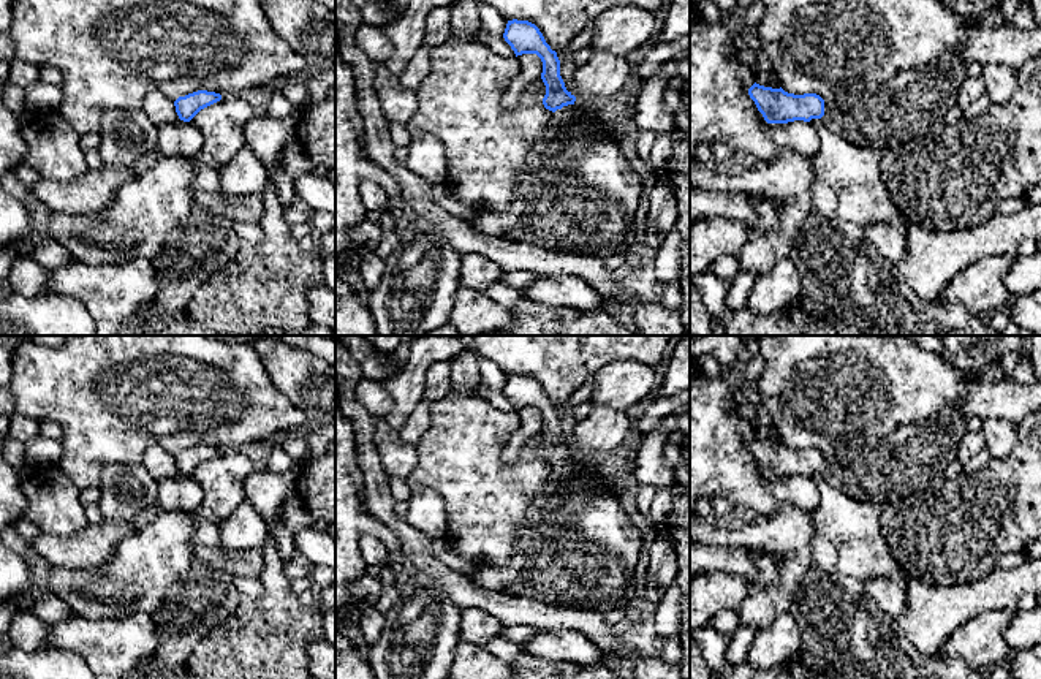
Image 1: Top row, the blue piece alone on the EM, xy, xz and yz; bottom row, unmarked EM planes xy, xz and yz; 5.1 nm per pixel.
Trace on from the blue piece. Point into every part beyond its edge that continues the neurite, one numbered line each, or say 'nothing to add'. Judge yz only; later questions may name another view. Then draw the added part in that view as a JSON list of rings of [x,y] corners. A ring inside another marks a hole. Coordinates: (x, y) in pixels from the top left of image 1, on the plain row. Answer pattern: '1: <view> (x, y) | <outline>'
1: yz (900, 464) | [[[946,407],[933,418],[902,426],[881,440],[862,440],[838,453],[824,454],[821,475],[832,487],[859,502],[881,506],[889,502],[900,502],[929,487],[930,480],[957,459],[957,446],[967,434],[965,421],[967,416],[959,408]]]

